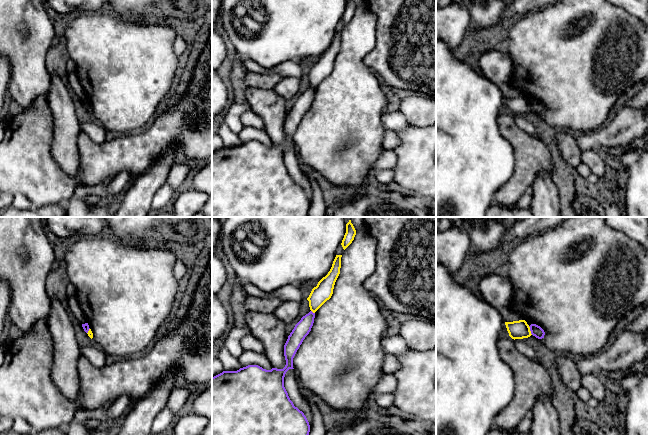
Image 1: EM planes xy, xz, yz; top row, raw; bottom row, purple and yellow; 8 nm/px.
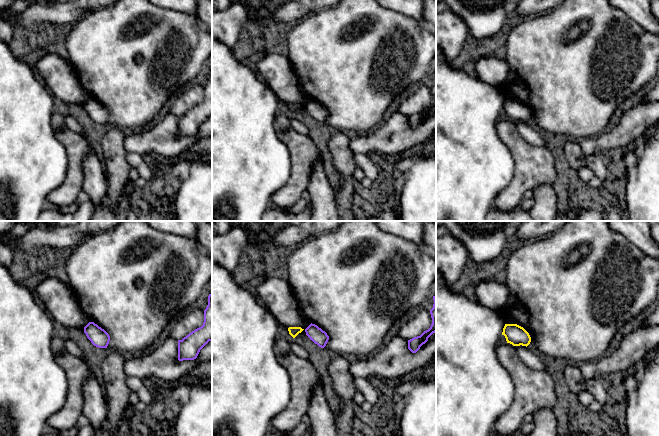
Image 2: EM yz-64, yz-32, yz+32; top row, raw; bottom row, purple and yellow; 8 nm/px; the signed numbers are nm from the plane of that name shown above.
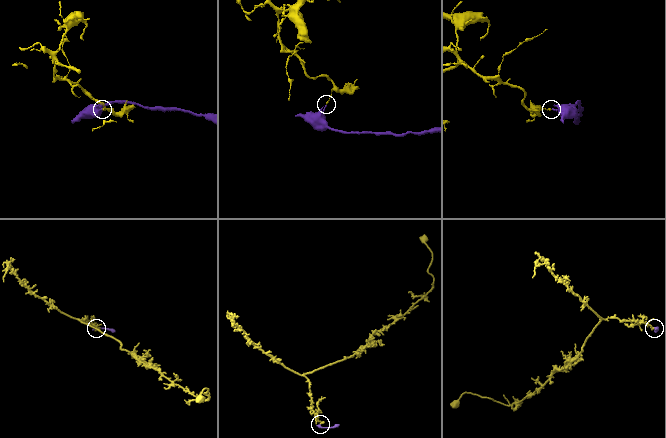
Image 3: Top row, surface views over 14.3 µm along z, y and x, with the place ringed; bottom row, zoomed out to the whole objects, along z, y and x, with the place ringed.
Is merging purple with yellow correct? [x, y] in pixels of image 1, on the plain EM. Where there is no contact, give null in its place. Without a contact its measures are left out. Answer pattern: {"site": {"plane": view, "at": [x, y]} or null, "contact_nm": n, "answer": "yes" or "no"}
{"site": {"plane": "yz", "at": [530, 106]}, "contact_nm": 80, "answer": "no"}

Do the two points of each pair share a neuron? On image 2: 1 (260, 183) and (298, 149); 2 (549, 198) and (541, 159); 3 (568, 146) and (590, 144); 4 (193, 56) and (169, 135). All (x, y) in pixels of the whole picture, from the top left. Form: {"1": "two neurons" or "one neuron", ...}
{"1": "two neurons", "2": "two neurons", "3": "two neurons", "4": "two neurons"}

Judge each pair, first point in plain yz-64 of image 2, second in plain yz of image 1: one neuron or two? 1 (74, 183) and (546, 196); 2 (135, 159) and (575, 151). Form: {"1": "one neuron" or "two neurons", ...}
{"1": "two neurons", "2": "two neurons"}

